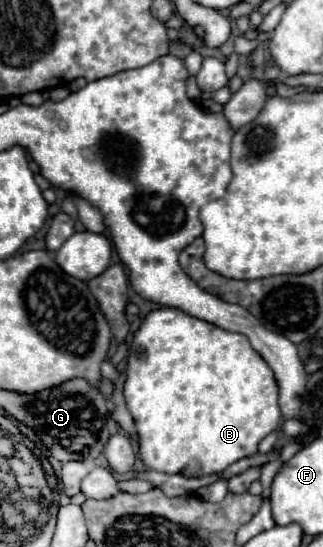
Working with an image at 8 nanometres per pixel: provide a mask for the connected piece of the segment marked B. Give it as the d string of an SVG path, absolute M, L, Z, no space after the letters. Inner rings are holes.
M162 307L162 309L154 309L146 315L146 319L142 321L140 329L134 333L134 341L130 345L130 355L128 355L128 369L126 369L126 383L124 383L124 399L126 399L126 407L134 417L134 425L136 431L140 435L140 455L146 467L154 469L154 471L162 471L162 473L180 473L184 477L206 477L212 473L222 473L228 465L236 463L238 459L244 459L248 455L254 455L258 451L260 441L278 429L280 425L280 407L278 407L278 383L276 377L272 373L272 369L266 365L266 361L250 347L248 337L244 337L242 333L232 333L232 331L224 331L208 321L190 317L186 313L182 313L180 309L172 309L172 307Z

